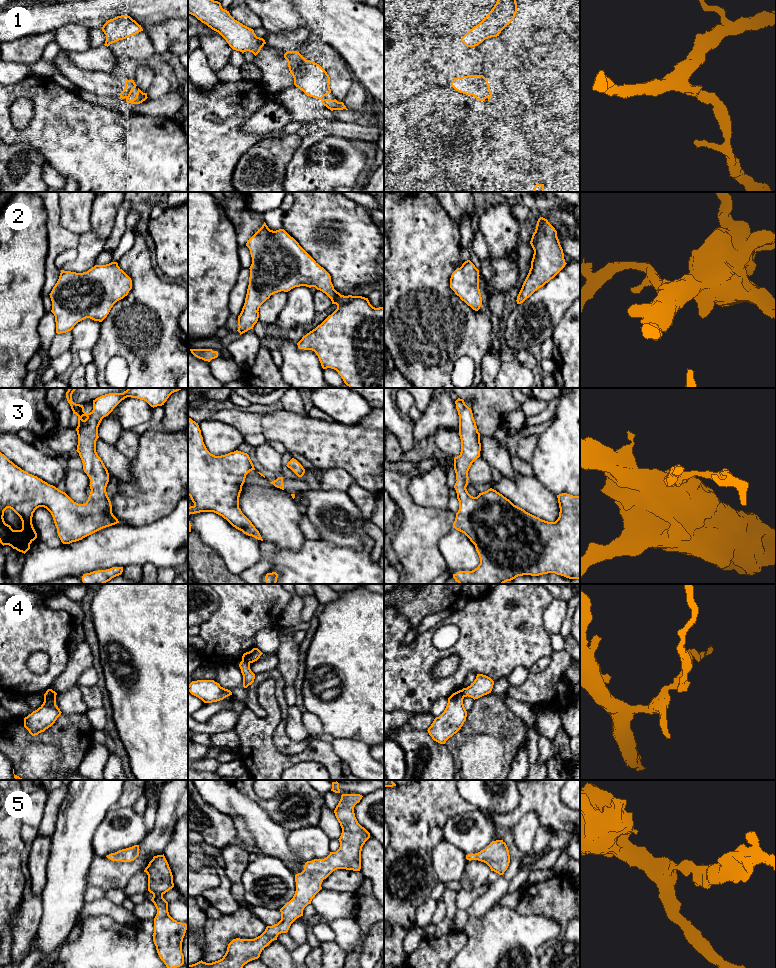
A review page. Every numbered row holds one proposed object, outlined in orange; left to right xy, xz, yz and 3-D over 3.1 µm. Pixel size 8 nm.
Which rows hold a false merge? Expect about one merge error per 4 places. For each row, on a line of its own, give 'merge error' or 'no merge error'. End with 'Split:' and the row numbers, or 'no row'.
1: no merge error
2: no merge error
3: no merge error
4: merge error
5: no merge error
Split: 4

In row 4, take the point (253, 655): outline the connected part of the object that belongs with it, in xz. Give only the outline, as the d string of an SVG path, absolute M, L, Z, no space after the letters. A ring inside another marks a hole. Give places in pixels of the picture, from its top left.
M253 648L251 651L246 652L242 656L242 661L253 663L257 661L263 653L258 648Z

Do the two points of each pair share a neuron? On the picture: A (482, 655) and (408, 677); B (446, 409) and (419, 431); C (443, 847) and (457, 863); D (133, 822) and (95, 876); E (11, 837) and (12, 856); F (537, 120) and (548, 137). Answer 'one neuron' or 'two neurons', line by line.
A: one neuron
B: one neuron
C: one neuron
D: two neurons
E: two neurons
F: one neuron

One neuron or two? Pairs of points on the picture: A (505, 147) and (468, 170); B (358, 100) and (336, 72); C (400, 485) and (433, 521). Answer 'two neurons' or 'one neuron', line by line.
A: one neuron
B: two neurons
C: one neuron

